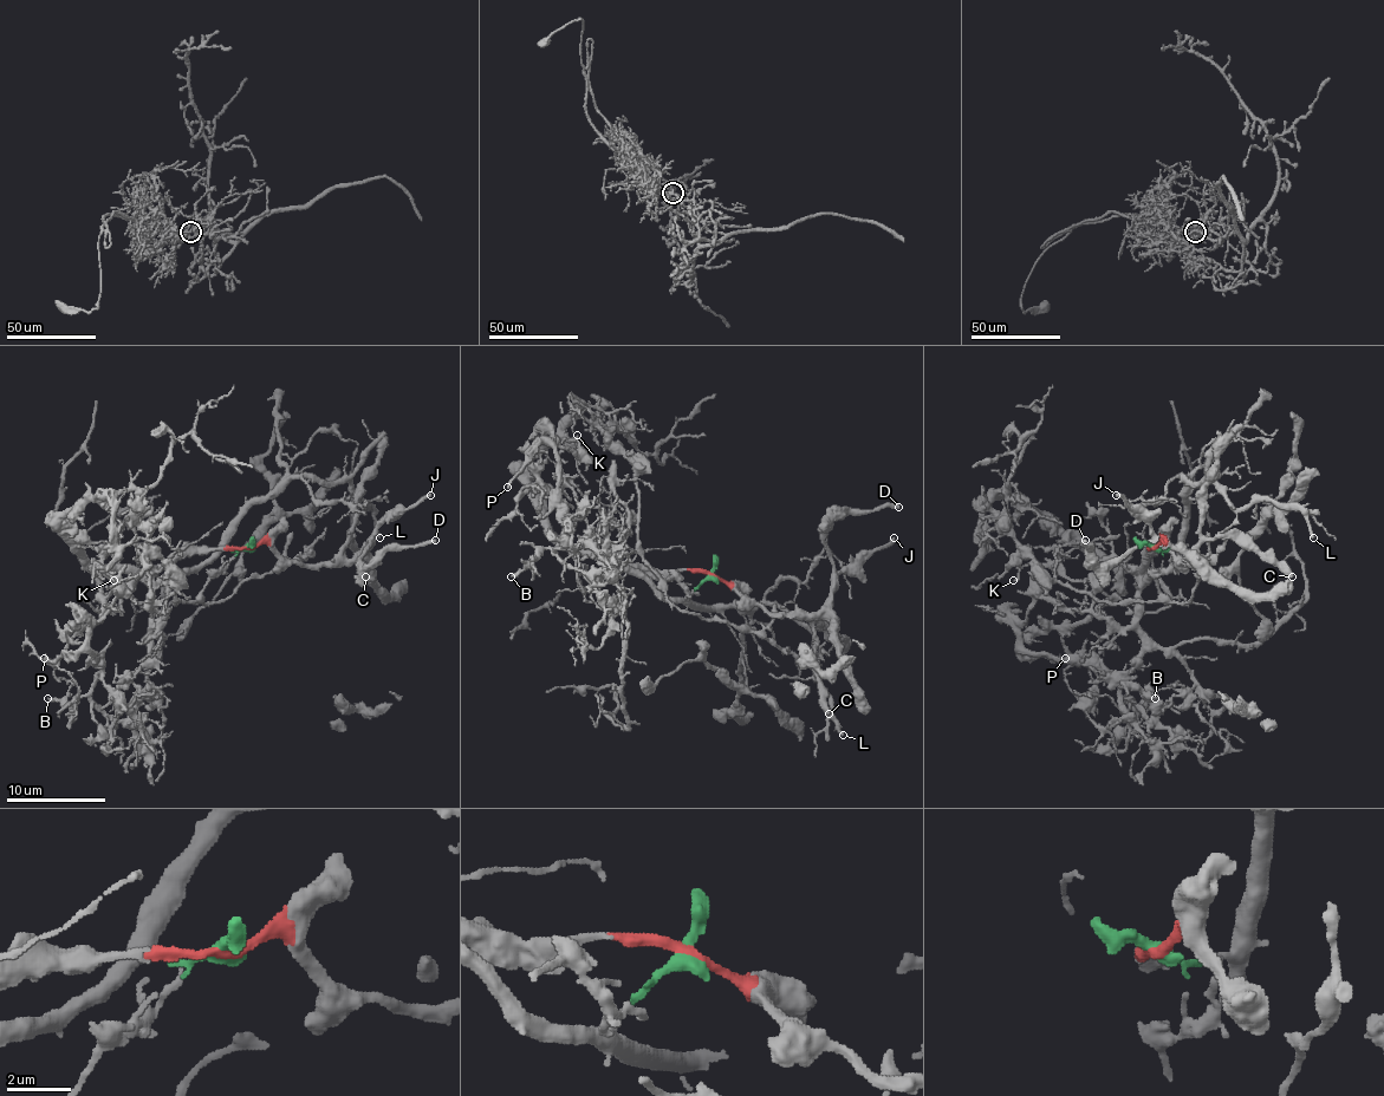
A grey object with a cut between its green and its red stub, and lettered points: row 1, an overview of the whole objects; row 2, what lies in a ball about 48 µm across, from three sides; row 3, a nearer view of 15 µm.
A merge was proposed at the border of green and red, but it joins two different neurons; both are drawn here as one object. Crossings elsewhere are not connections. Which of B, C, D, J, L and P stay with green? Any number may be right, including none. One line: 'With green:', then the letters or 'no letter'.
With green: B, L, P

